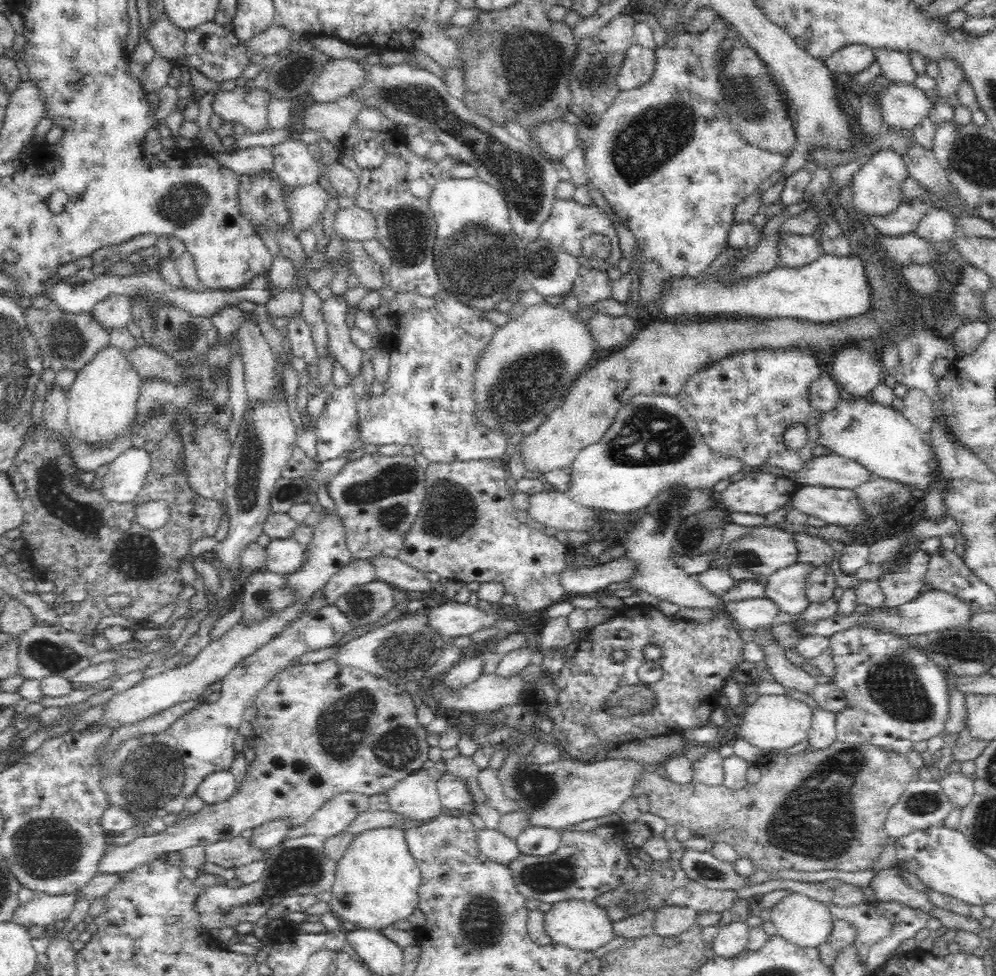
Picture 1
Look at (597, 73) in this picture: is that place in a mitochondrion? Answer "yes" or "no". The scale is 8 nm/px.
yes

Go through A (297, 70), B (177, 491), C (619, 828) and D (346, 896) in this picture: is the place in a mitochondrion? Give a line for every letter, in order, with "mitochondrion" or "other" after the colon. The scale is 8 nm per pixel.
A: mitochondrion
B: other
C: other
D: mitochondrion

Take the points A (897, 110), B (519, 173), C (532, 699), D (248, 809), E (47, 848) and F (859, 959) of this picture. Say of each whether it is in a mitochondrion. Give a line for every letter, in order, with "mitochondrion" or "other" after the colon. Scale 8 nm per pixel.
A: mitochondrion
B: mitochondrion
C: other
D: other
E: mitochondrion
F: other

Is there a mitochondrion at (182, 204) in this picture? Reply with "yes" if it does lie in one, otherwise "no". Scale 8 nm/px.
yes

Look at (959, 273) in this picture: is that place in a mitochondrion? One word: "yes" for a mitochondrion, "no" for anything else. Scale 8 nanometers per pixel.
no

